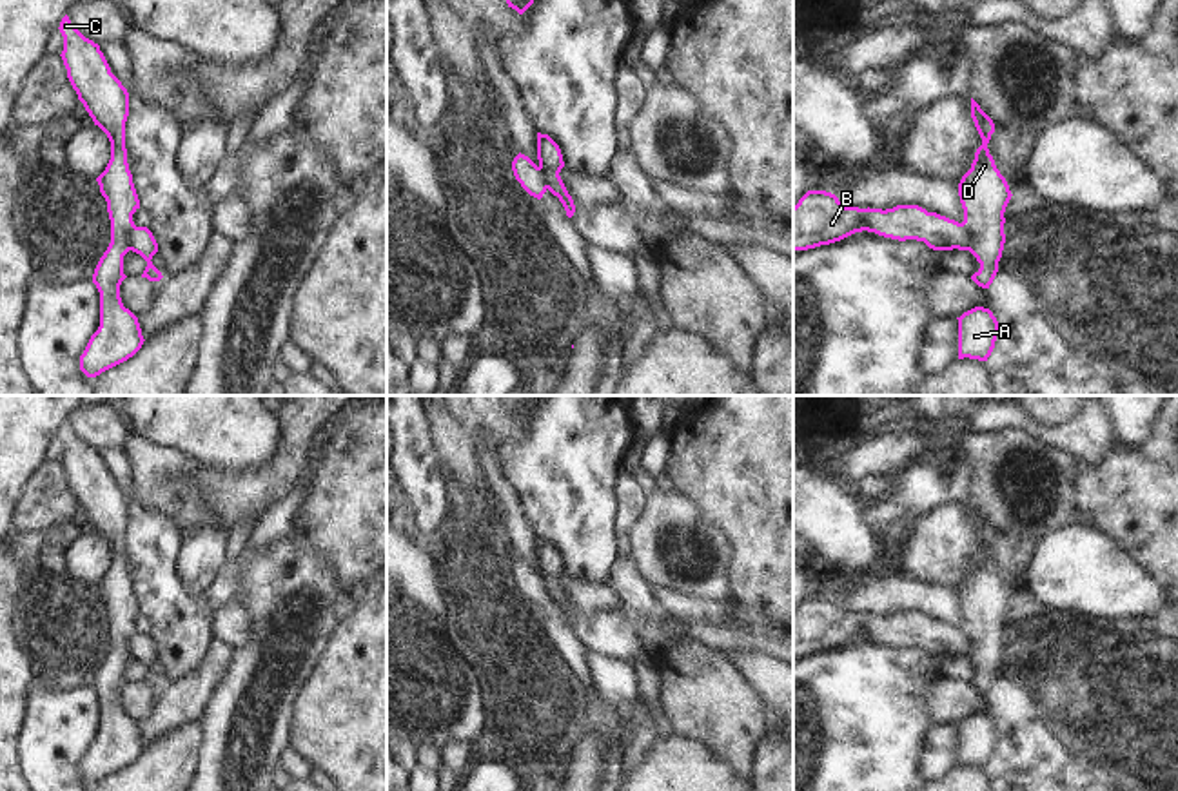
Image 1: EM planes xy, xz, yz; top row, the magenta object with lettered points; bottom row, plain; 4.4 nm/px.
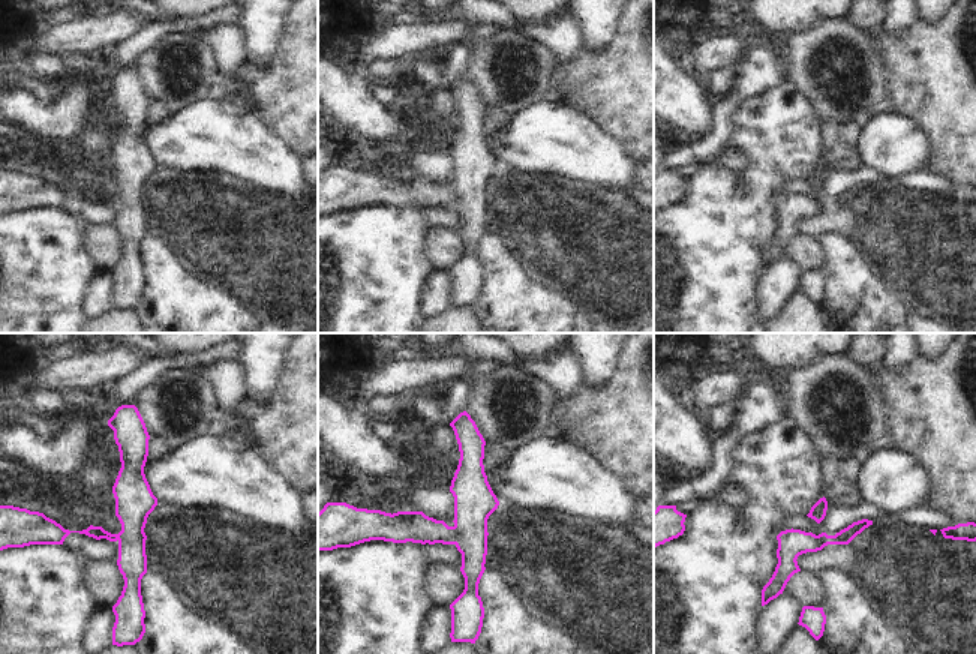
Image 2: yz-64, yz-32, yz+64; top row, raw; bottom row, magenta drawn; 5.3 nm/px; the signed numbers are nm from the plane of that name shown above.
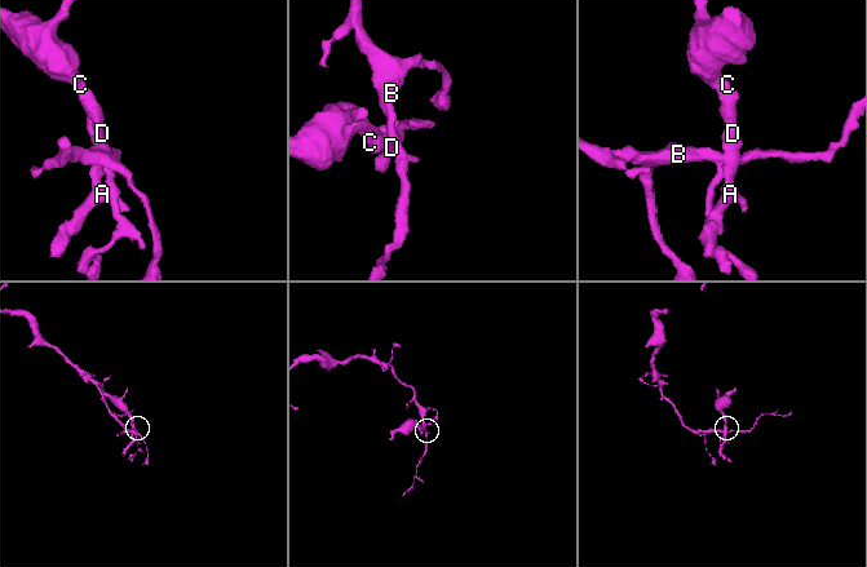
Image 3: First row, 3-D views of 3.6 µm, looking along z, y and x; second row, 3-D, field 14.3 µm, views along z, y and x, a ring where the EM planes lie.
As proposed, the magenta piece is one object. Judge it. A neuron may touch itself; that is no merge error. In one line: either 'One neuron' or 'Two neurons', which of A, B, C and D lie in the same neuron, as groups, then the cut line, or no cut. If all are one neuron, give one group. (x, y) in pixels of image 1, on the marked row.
Two neurons. Groups: A C D / B. Split along yz (961, 224), (971, 238), (968, 249).

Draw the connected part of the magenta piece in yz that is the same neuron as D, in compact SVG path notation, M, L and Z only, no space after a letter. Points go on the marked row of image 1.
M973 98L971 118L982 138L982 145L975 152L971 169L958 183L958 196L964 209L962 225L973 238L967 250L980 263L980 269L971 279L978 287L989 288L998 272L998 261L1006 243L1004 212L1013 194L987 149L995 123Z

